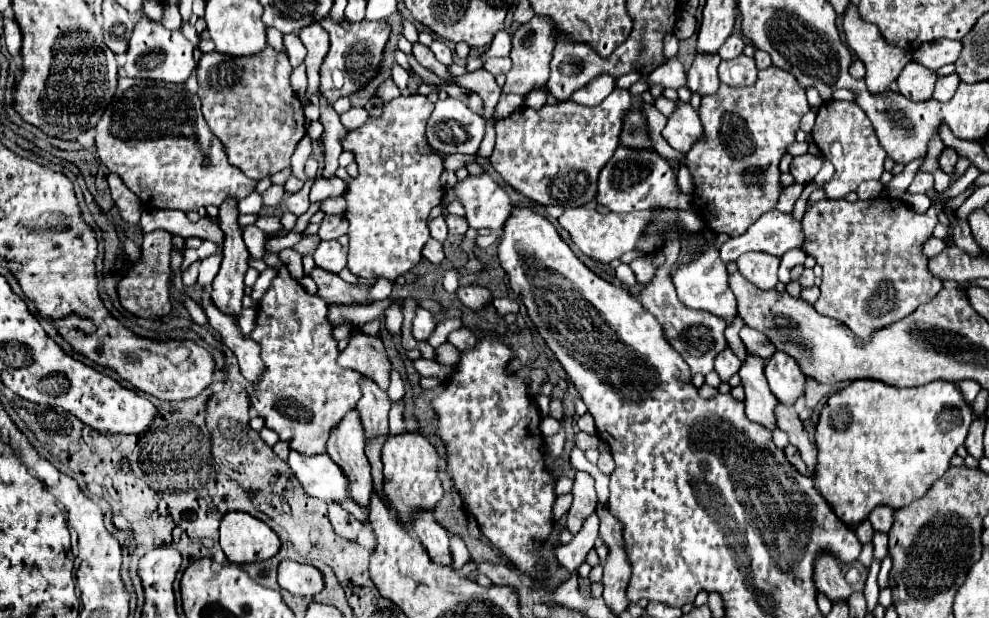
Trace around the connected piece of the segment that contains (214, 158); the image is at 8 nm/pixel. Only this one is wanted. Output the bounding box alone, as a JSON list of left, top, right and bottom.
[96,77,256,213]

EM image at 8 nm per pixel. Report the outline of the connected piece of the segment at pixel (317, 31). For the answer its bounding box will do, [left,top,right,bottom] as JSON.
[300,23,330,99]

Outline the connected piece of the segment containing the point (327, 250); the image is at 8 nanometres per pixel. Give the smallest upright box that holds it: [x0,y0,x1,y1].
[312,241,346,273]

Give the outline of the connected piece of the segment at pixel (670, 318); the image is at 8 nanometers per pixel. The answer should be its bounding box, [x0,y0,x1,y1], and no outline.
[640,241,728,375]

